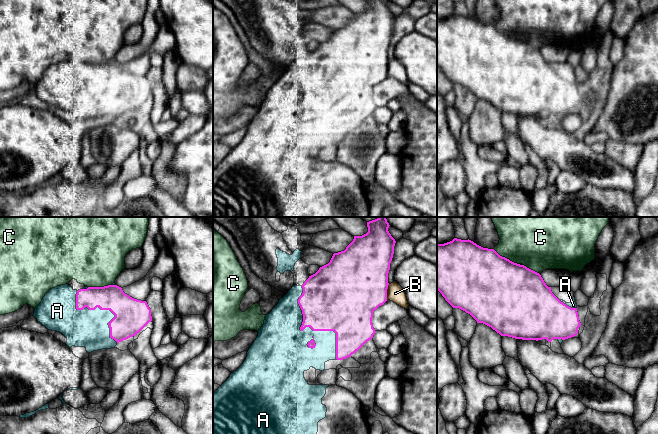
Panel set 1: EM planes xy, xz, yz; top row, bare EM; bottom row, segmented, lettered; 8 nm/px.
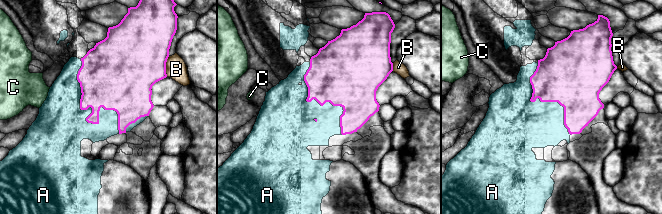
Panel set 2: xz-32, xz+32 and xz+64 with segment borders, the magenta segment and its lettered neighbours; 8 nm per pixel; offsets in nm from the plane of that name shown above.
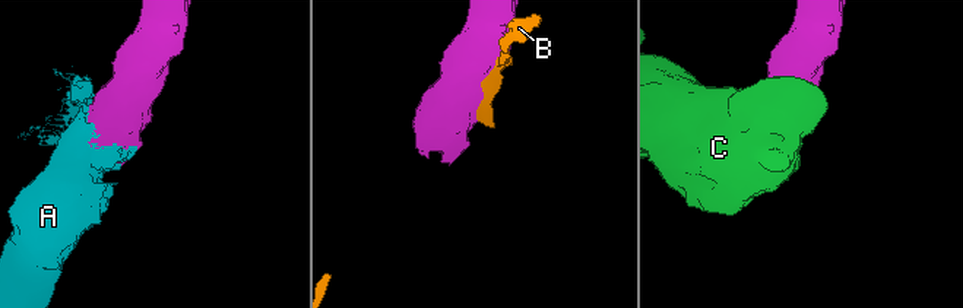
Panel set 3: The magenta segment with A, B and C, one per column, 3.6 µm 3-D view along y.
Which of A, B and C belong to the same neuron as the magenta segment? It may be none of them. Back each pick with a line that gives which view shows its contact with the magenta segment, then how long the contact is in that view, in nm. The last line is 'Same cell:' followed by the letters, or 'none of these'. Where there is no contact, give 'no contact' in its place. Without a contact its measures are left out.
A: xz | 650 nm
Same cell: A

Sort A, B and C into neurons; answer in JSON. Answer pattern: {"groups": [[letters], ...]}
{"groups": [["A"], ["B"], ["C"]]}

